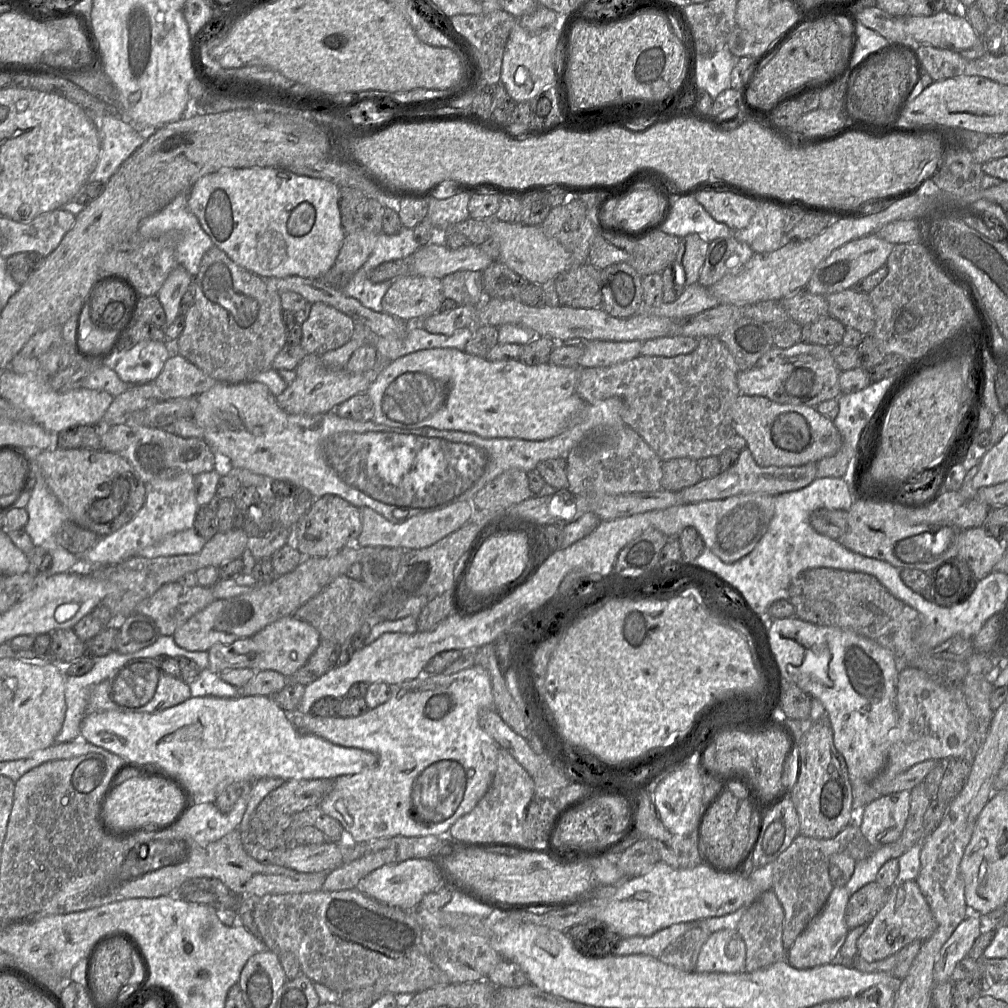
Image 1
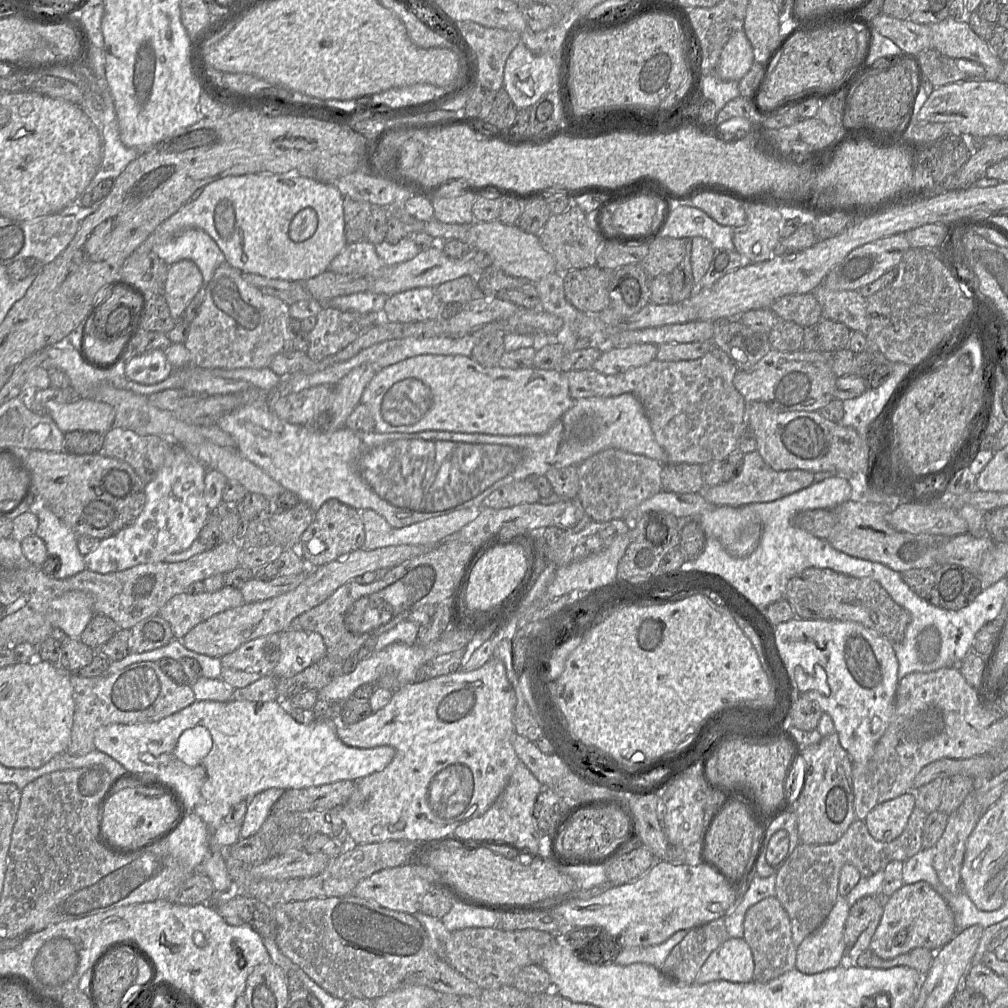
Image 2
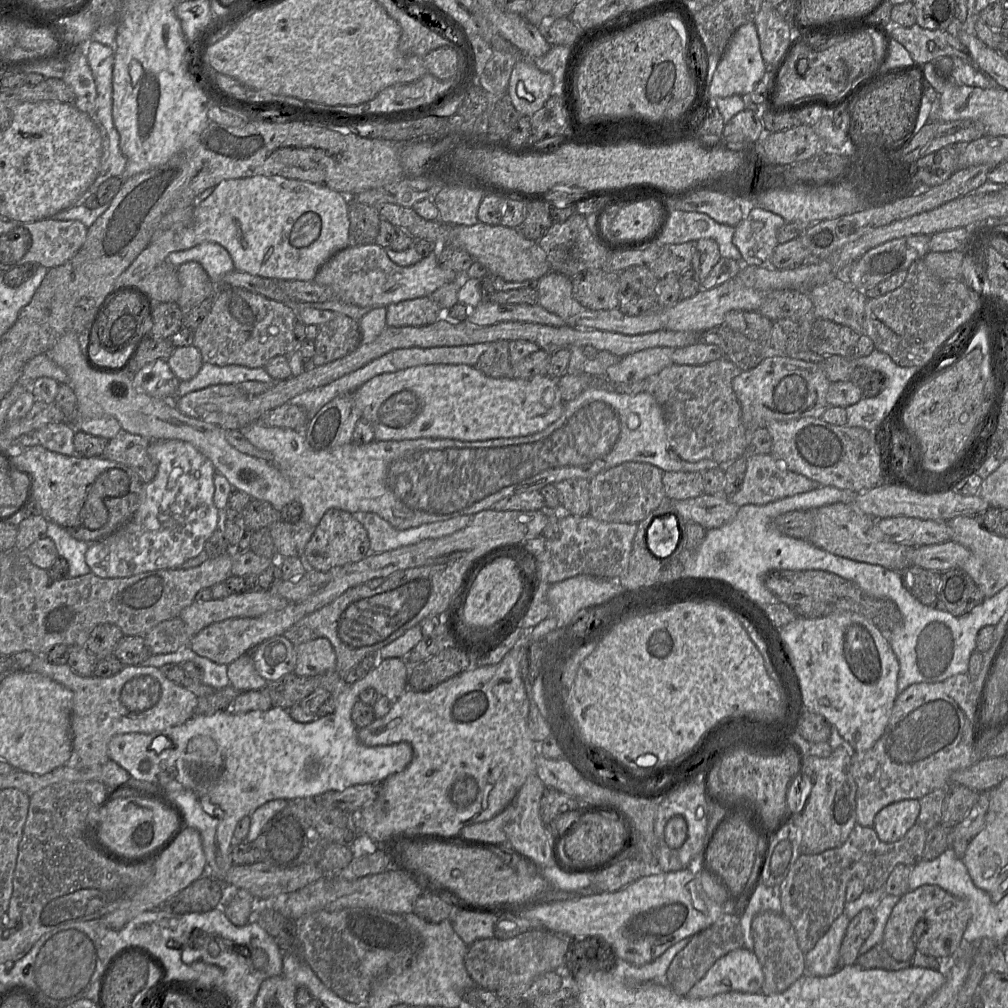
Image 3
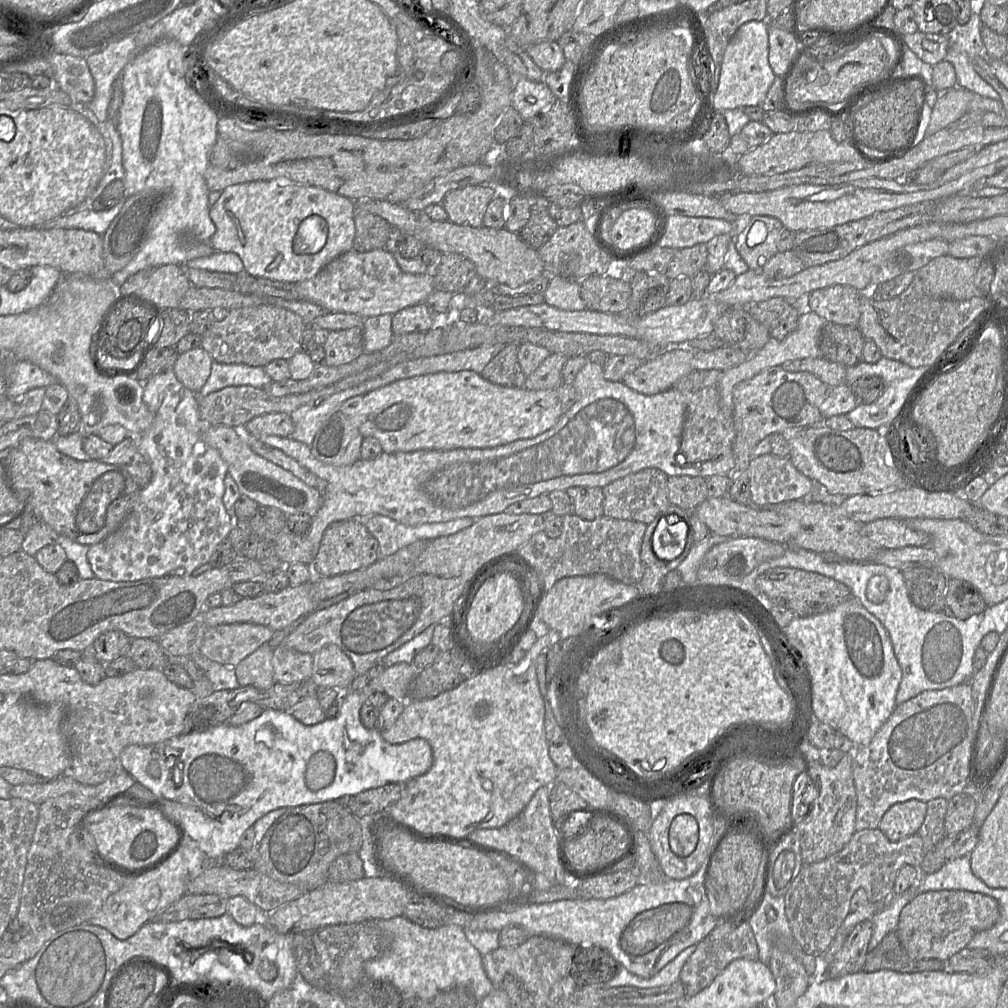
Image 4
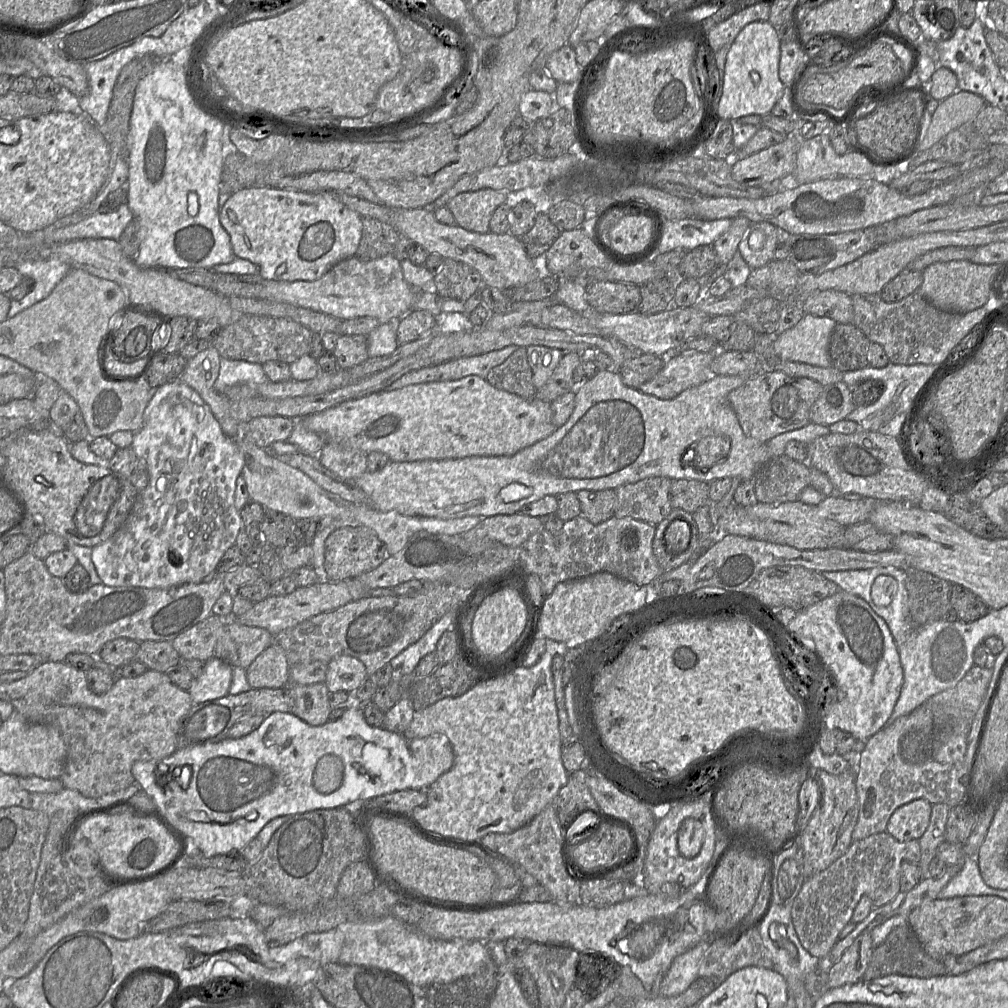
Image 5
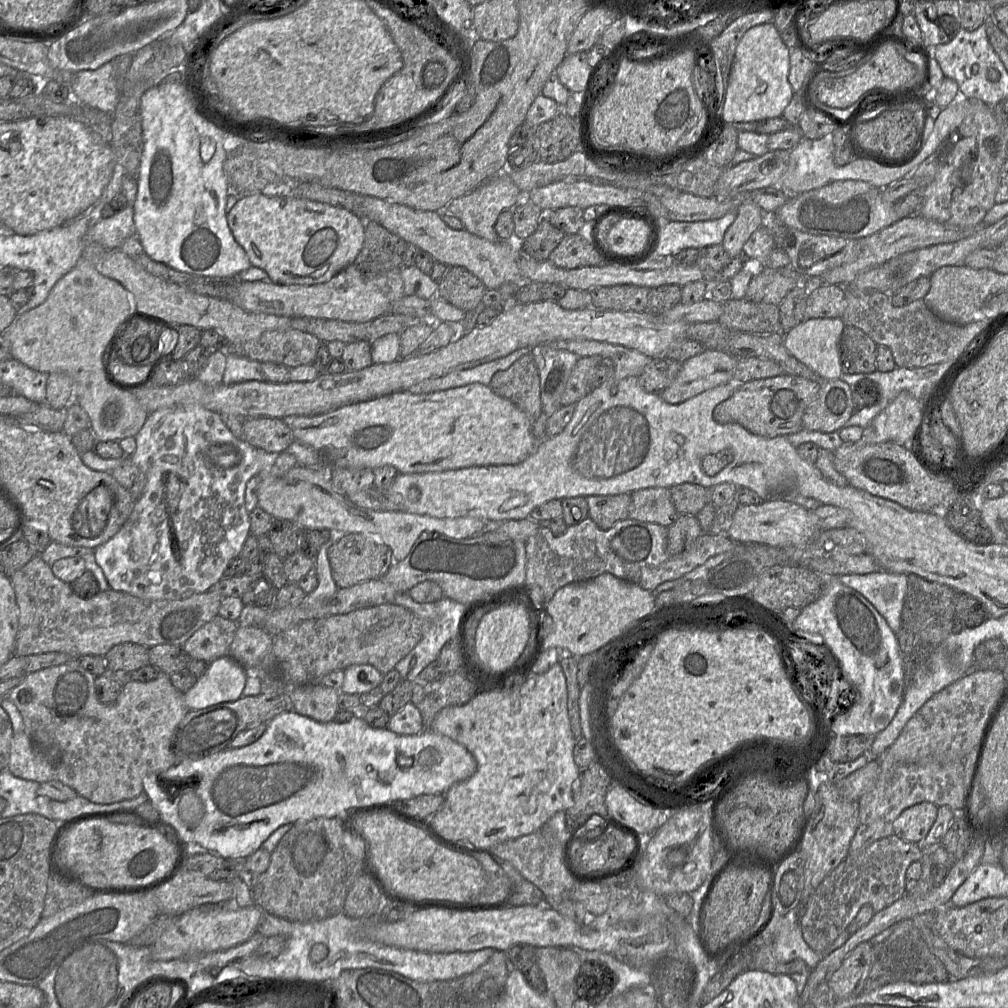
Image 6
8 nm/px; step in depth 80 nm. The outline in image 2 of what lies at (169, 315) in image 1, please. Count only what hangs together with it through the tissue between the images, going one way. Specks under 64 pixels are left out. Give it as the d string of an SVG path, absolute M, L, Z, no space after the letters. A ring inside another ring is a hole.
M191 260L170 265L162 295L175 321L181 320L186 307L204 285L202 273Z

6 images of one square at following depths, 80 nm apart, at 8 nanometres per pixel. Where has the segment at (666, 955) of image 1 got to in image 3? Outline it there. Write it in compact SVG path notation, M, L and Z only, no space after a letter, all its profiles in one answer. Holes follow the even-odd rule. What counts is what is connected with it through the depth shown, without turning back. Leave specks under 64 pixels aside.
M725 912L711 926L691 937L687 945L674 957L666 974L667 986L676 994L685 996L719 958L743 947L740 916L736 913Z

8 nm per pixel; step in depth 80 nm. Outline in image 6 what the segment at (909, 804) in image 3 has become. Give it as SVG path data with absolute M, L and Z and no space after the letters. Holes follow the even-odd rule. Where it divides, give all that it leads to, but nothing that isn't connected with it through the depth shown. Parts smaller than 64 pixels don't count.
M922 802L905 809L893 823L894 834L911 843L923 841L937 818L938 808Z

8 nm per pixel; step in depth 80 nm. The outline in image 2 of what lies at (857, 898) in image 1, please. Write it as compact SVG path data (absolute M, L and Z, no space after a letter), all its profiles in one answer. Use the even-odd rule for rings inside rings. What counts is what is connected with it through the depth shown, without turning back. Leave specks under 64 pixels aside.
M881 895L863 897L850 907L844 928L844 941L847 949L856 943L862 932L874 920L880 905Z

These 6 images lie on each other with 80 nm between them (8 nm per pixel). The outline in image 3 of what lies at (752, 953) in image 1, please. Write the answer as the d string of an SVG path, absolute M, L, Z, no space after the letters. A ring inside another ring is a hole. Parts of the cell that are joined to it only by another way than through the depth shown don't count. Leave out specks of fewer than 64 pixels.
M761 911L752 920L753 952L764 974L761 992L766 995L785 991L805 974L805 956L798 946L795 930L783 913Z

